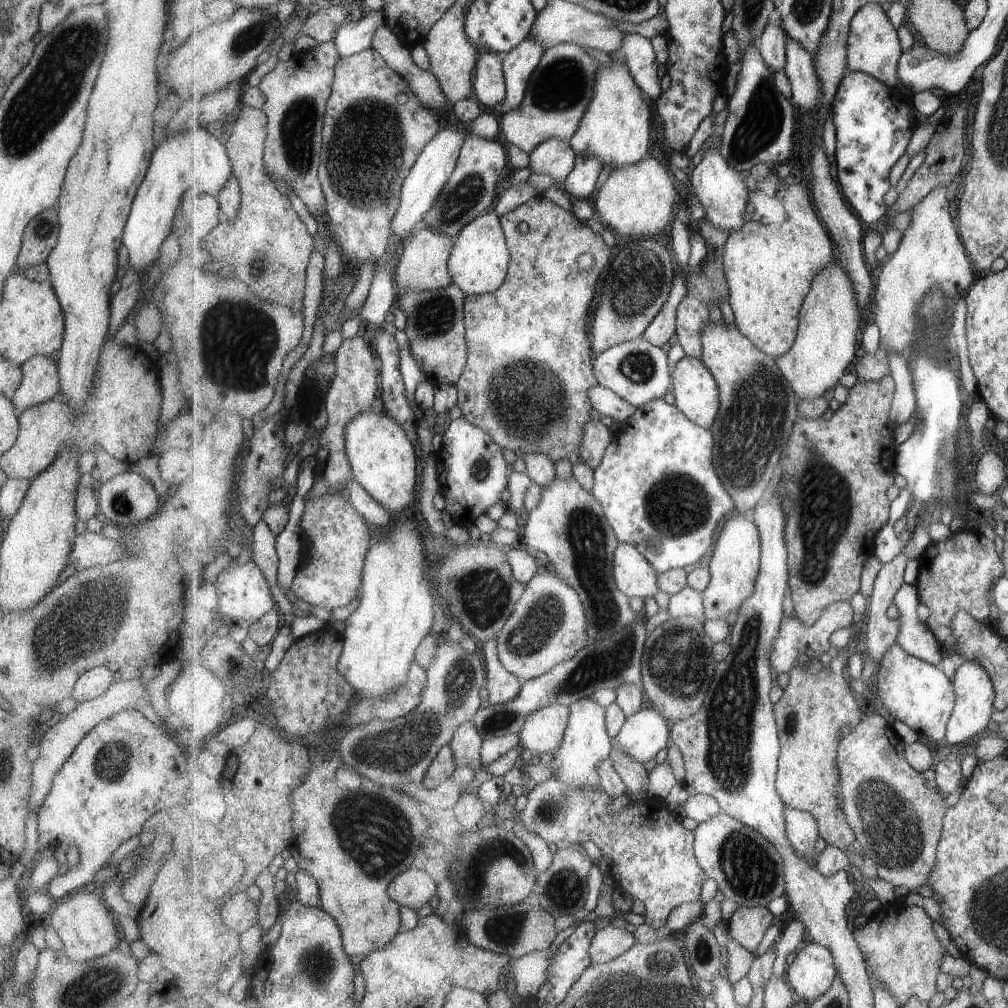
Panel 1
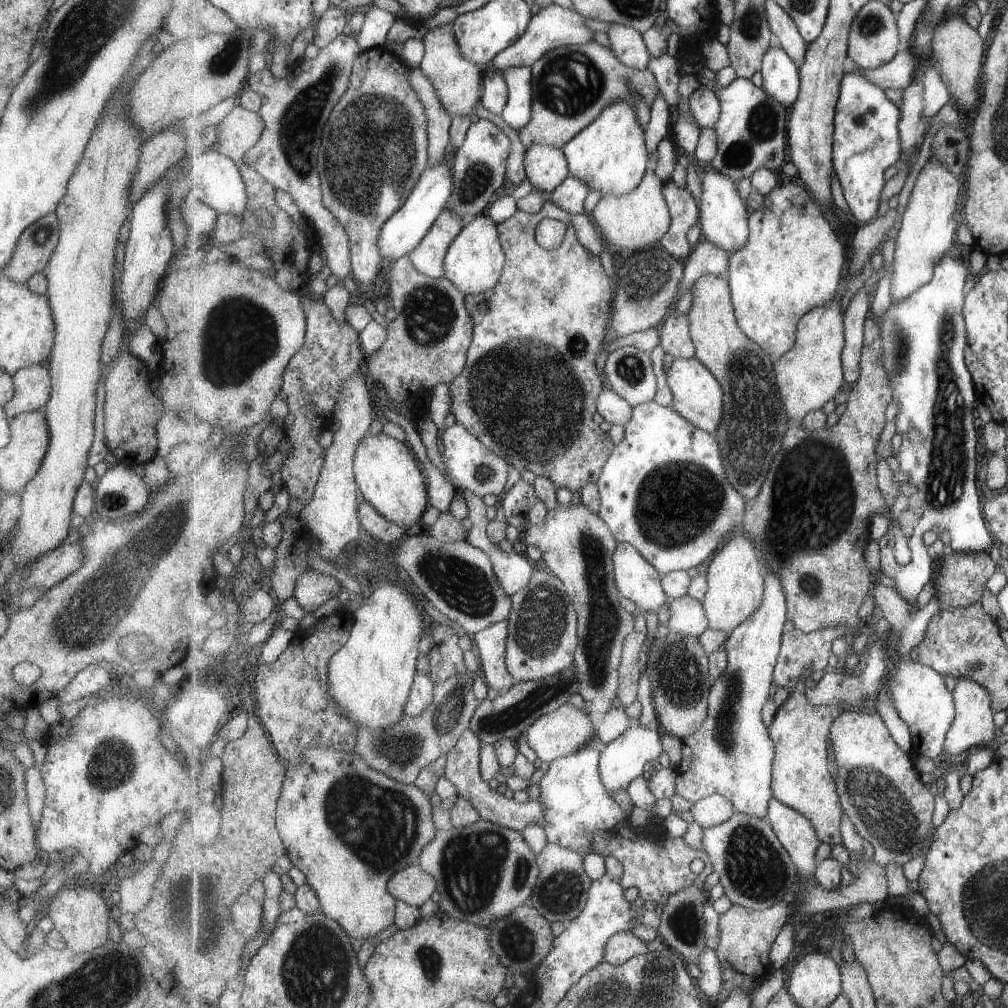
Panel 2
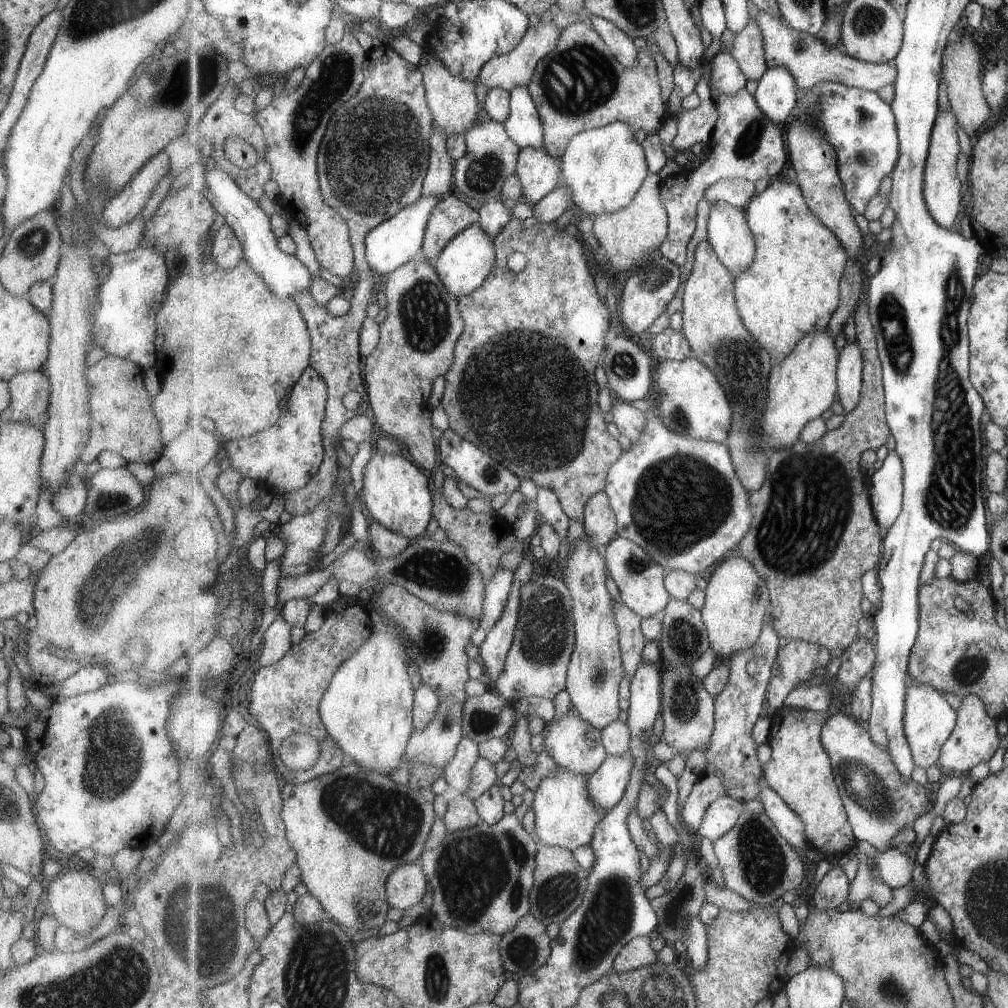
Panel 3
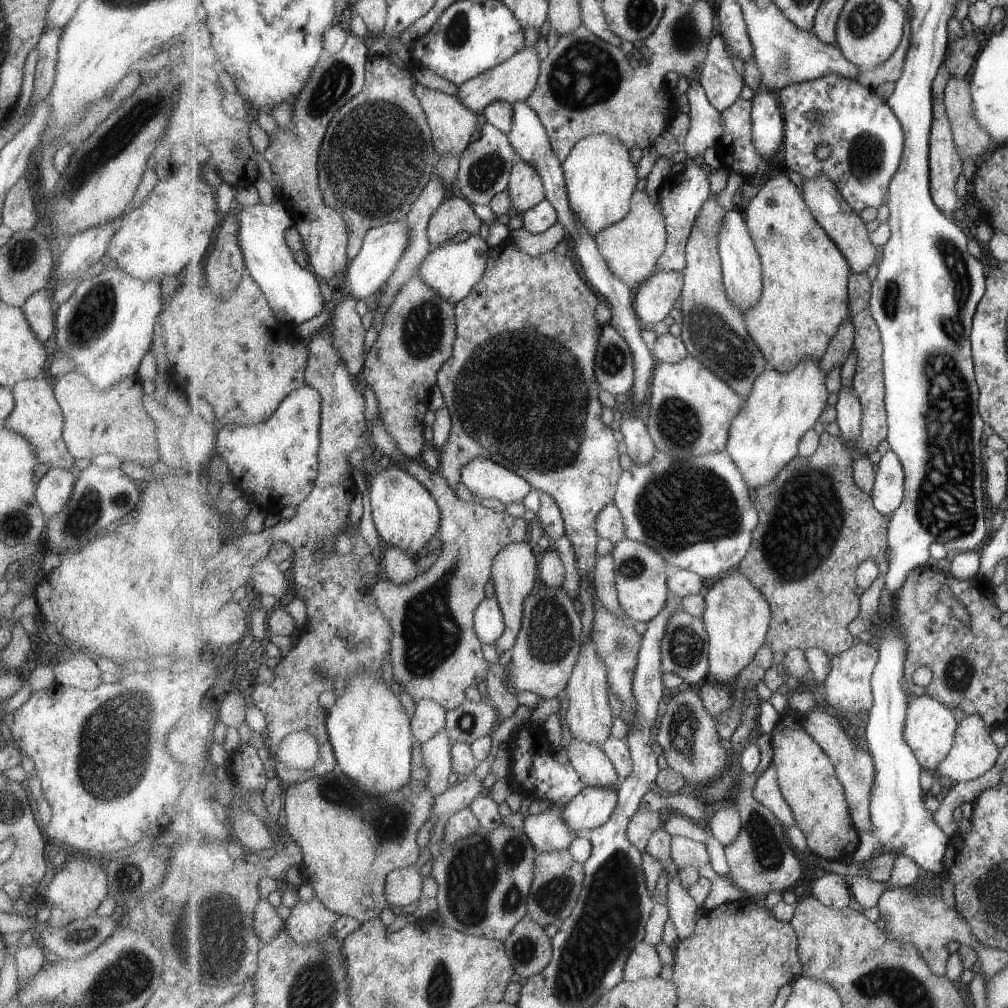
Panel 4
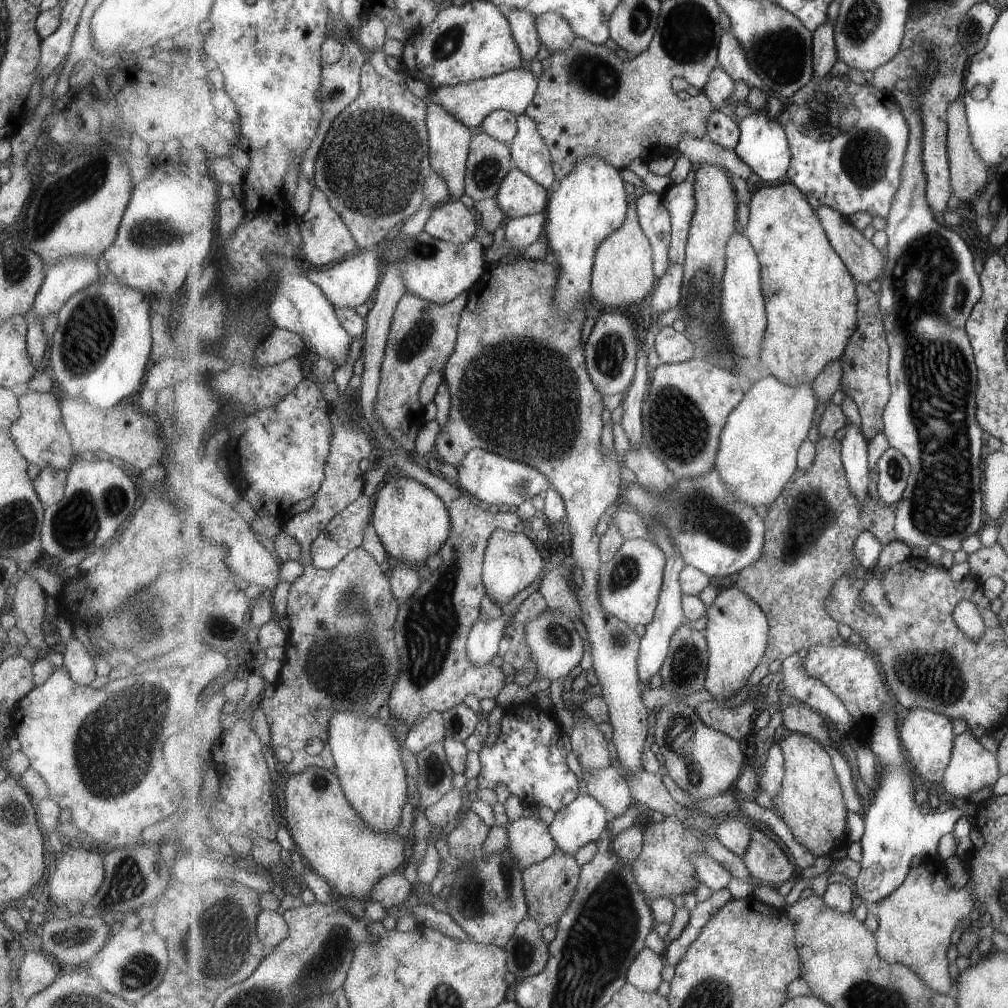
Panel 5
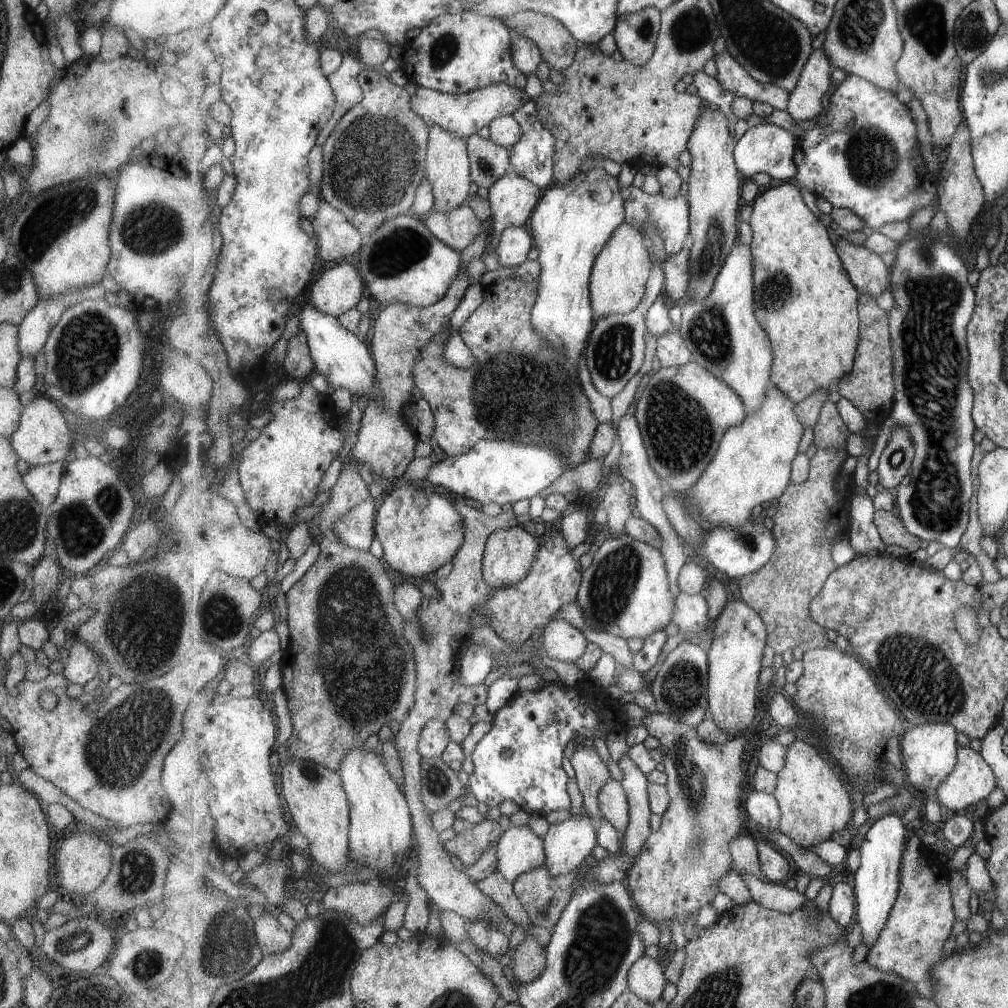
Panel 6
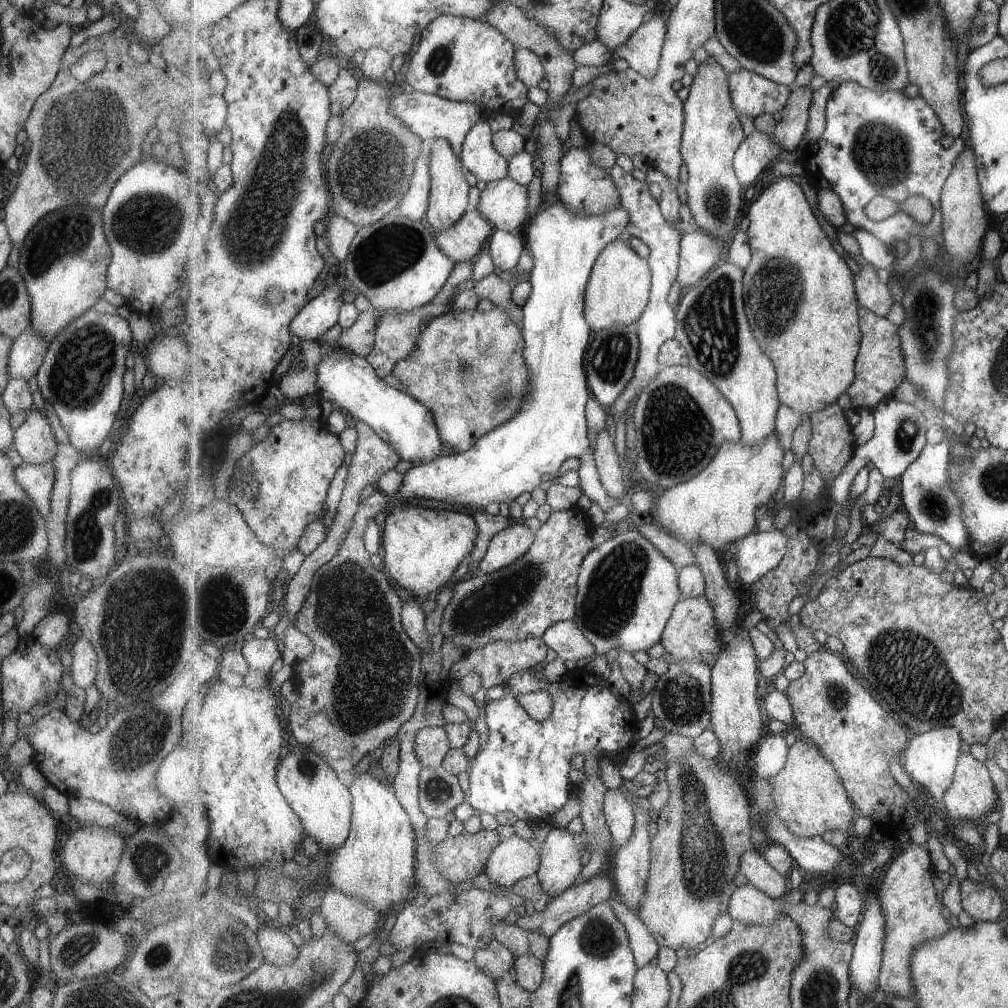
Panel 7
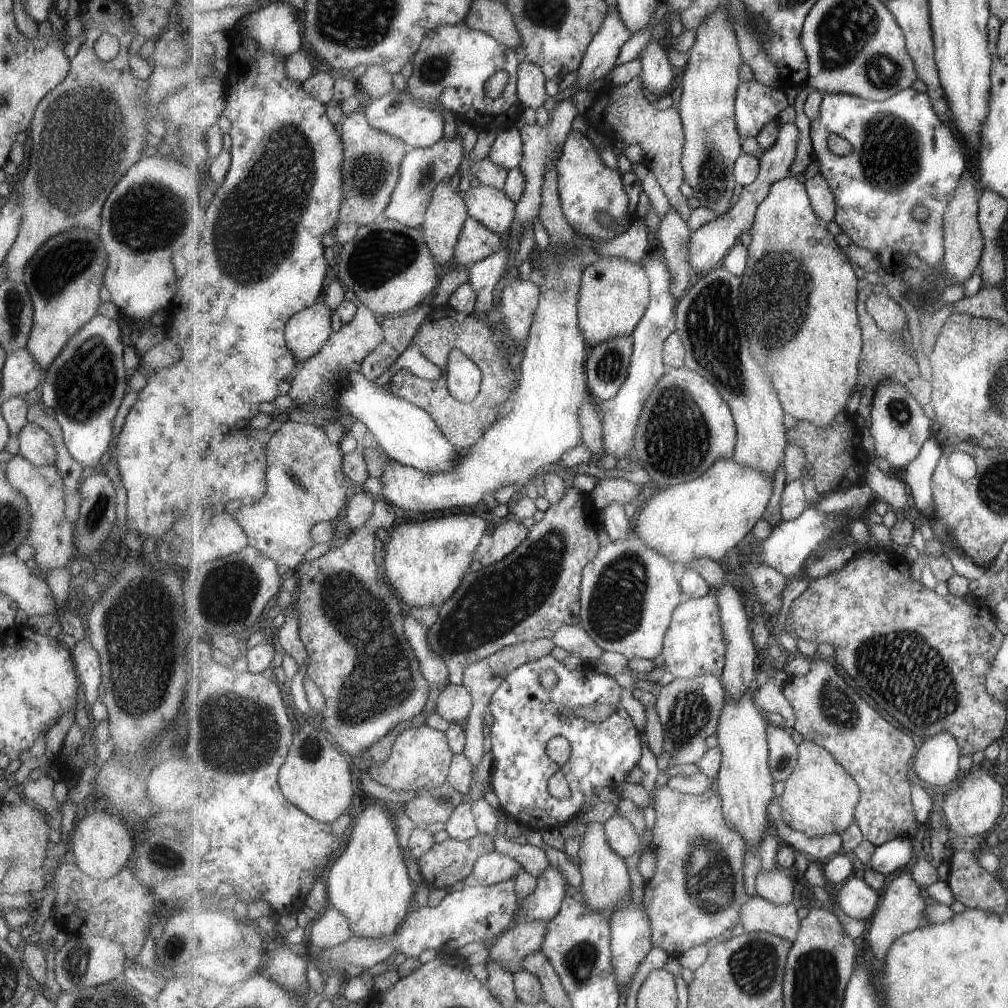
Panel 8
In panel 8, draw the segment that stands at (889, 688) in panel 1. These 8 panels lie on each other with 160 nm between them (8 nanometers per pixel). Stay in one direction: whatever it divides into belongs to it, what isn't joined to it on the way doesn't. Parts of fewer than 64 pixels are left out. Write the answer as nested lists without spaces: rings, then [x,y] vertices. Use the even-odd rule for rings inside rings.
[[[949,732],[920,742],[914,759],[915,778],[935,787],[949,789],[959,779],[959,758],[963,754],[957,738]]]

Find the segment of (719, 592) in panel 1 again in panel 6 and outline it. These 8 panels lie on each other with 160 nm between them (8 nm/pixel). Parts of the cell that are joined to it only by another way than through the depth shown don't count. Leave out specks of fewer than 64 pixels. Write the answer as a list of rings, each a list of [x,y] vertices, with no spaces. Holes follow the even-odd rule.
[[[745,601],[727,602],[716,620],[715,638],[709,650],[710,681],[708,701],[711,718],[732,737],[743,735],[744,730],[751,729],[757,718],[757,690],[759,690],[759,674],[764,668],[764,652],[768,646],[768,628],[761,615]]]

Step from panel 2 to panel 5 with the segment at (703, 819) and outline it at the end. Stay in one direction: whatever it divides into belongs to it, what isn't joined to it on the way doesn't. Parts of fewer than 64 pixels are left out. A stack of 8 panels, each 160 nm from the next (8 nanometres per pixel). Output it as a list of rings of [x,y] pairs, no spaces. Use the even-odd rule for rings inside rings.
[[[729,816],[717,826],[715,835],[719,841],[739,857],[745,856],[745,852],[751,844],[750,820],[741,816]]]

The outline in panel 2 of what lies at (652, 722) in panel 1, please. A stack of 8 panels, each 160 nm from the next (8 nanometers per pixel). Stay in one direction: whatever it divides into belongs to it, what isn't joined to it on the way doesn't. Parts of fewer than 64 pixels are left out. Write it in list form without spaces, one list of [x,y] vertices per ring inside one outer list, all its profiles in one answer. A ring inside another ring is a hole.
[[[632,719],[629,728],[619,738],[604,746],[600,770],[609,794],[613,795],[623,788],[627,789],[643,772],[655,767],[657,758],[664,752],[661,744],[662,733],[661,729],[653,730],[649,726],[641,726],[638,720]]]

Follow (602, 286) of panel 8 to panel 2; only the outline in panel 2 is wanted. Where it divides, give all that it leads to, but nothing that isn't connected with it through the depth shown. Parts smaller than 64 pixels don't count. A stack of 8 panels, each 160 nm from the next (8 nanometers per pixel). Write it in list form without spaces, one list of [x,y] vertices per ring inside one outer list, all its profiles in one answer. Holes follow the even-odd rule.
[[[652,165],[641,185],[633,192],[625,195],[605,194],[591,215],[604,242],[630,251],[641,251],[659,245],[672,226],[672,211],[665,198],[666,184],[667,181],[655,174],[655,167]]]

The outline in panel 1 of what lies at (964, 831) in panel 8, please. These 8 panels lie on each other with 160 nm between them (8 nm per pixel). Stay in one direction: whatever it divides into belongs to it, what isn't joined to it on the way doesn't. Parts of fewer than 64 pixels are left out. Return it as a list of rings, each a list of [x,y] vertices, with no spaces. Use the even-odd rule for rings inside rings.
[[[964,660],[963,664],[955,671],[954,688],[956,691],[956,706],[949,720],[948,730],[946,733],[945,747],[954,744],[961,744],[977,734],[988,731],[991,714],[993,711],[993,702],[995,701],[995,688],[993,680],[979,660]]]

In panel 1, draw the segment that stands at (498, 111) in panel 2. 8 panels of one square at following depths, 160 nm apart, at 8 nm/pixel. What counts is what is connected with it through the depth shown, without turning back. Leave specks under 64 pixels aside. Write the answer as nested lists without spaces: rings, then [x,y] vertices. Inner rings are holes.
[[[493,50],[481,53],[475,73],[474,92],[483,107],[495,109],[505,101],[507,80],[504,57]]]

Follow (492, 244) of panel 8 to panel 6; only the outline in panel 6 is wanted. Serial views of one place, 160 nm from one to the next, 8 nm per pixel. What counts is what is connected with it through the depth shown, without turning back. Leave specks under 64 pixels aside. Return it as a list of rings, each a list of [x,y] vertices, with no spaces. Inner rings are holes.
[[[466,203],[450,213],[437,211],[429,215],[425,224],[437,238],[458,251],[464,251],[472,245],[484,226]]]

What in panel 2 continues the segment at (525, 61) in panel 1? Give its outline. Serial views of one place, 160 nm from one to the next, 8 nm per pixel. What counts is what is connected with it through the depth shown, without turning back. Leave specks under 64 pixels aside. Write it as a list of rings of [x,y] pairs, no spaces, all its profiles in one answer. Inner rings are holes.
[[[511,66],[503,72],[509,90],[509,101],[502,118],[517,132],[531,122],[533,116],[533,86],[531,66]]]

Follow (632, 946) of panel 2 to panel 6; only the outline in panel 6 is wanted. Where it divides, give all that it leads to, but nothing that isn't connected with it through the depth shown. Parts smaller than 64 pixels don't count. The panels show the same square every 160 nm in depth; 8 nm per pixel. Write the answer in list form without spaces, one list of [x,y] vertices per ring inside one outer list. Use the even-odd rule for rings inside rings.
[[[641,956],[628,972],[629,989],[639,998],[657,1002],[665,990],[665,972],[663,966],[654,958]]]

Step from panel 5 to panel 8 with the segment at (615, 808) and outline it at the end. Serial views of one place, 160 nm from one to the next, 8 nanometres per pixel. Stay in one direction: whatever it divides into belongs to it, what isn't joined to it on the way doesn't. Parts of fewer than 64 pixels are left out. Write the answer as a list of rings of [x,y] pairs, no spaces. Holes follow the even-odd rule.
[[[615,814],[604,823],[604,827],[609,844],[623,858],[633,856],[638,848],[642,846],[642,836],[638,834],[636,826],[633,826],[629,819]]]

